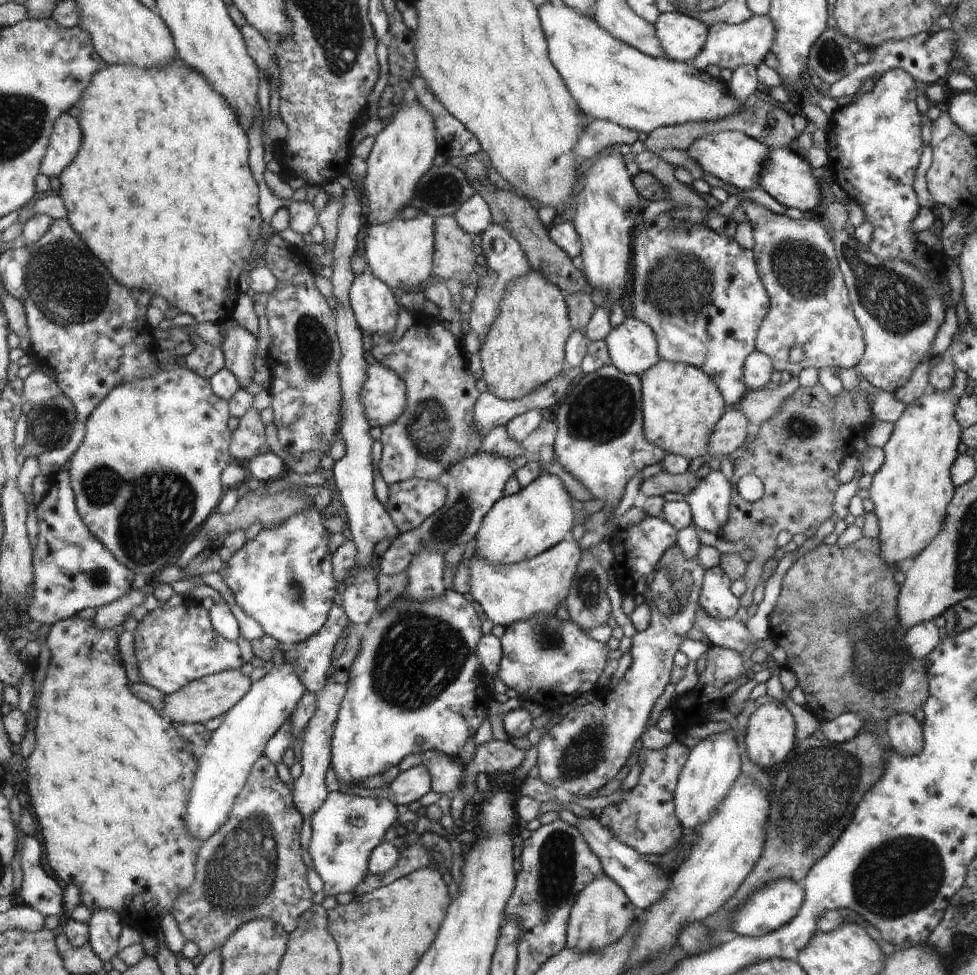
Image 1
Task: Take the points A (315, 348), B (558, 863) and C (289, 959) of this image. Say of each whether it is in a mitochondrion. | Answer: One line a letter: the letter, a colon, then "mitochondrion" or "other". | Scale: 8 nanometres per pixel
A: mitochondrion
B: mitochondrion
C: other

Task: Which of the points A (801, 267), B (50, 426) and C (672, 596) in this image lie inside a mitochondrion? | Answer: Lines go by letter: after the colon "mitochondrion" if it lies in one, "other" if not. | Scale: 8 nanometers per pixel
A: mitochondrion
B: mitochondrion
C: mitochondrion

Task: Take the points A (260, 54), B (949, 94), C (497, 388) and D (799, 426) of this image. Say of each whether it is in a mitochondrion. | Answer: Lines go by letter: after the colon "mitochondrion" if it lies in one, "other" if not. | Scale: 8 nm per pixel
A: other
B: other
C: other
D: mitochondrion

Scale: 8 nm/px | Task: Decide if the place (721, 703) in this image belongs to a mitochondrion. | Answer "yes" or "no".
no

